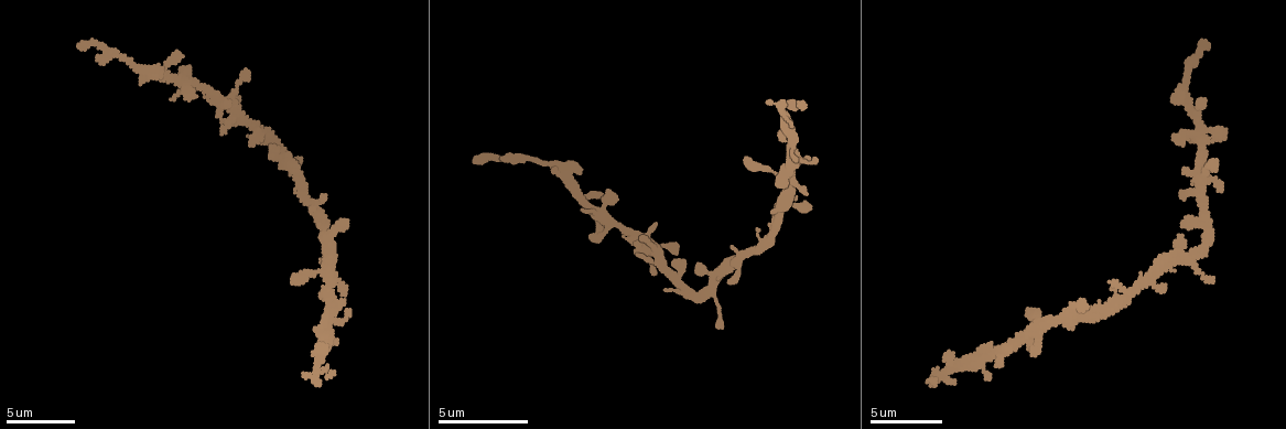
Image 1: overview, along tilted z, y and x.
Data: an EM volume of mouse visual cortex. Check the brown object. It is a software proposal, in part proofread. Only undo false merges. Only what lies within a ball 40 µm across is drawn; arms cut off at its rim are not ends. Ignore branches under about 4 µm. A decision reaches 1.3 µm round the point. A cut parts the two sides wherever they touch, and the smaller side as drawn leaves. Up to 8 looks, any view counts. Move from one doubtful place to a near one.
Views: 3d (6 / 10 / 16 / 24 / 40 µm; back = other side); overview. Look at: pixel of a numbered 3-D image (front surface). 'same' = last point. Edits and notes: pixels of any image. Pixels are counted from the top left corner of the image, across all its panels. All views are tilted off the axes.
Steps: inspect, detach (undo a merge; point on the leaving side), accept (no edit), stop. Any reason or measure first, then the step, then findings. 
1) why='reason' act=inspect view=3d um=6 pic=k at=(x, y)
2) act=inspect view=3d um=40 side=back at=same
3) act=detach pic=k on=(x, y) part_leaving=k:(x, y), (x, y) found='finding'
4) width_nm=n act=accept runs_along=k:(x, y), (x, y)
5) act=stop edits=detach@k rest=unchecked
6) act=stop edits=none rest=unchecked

why='four or more arms meet' act=inspect view=3d um=10 pic=1 at=(1202, 177)

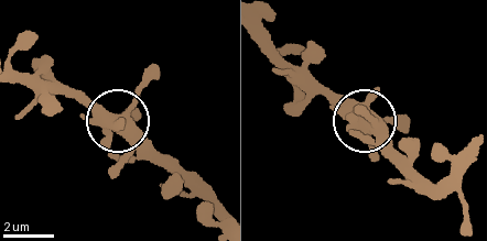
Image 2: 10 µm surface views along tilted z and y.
width_nm=520 act=accept found='continuous, no second neuron'

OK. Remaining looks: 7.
why='three arms meet' act=inspect view=3d um=10 pic=1 at=(1114, 297)

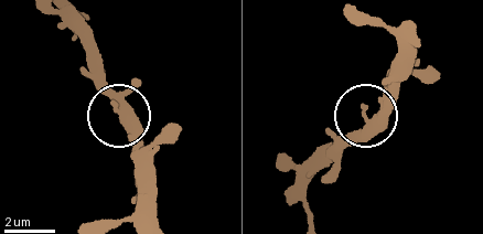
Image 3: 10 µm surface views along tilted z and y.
act=inspect view=3d um=6 at=same

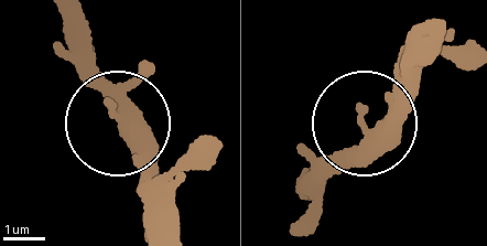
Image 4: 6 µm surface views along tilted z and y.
width_nm=380 act=accept found='continuous, no second neuron'

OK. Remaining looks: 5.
act=inspect view=3d um=16 pic=1 at=(293, 168)

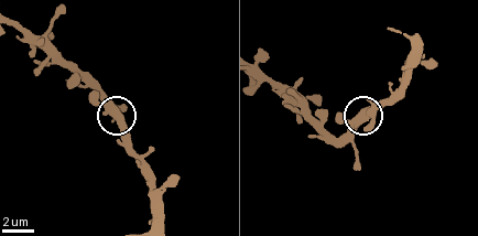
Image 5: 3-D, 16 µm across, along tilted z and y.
act=inspect view=3d um=16 side=back pic=5 at=(365, 121)

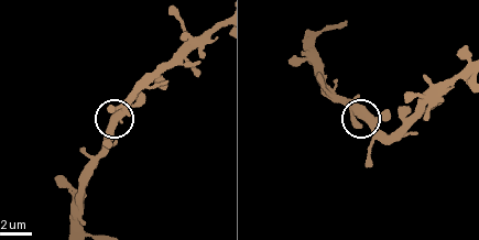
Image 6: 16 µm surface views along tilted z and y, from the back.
side_arm_um=22 act=accept found='one neuron here'

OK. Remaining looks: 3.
why='sudden change in width' act=inspect view=3d um=10 pic=1 at=(144, 72)

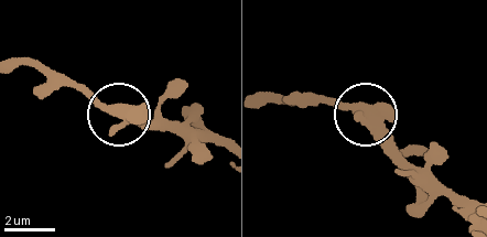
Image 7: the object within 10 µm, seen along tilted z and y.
why='from behind' act=inspect view=3d um=10 side=back pic=7 at=(115, 111)

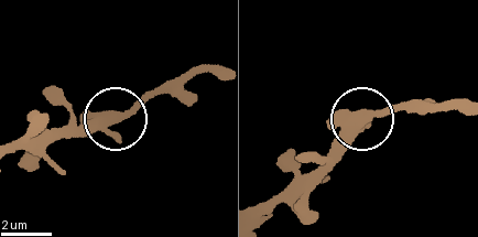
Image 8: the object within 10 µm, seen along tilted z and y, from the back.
act=accept runs_along=8:(14, 149), (123, 118), (172, 88) found='all the same neuron'

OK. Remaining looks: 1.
act=stop edits=none rest=unchecked

